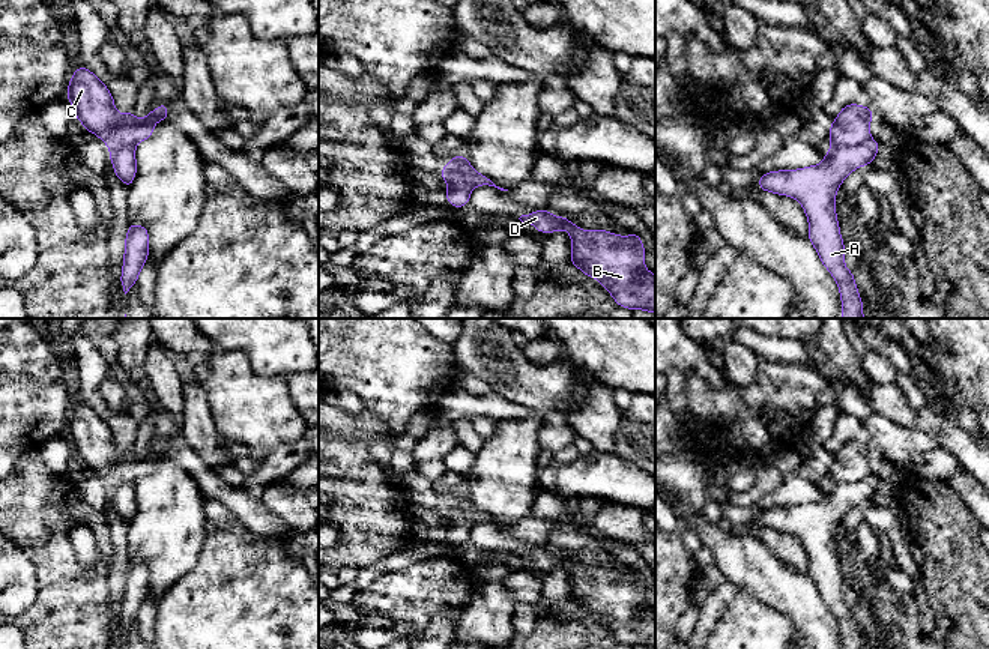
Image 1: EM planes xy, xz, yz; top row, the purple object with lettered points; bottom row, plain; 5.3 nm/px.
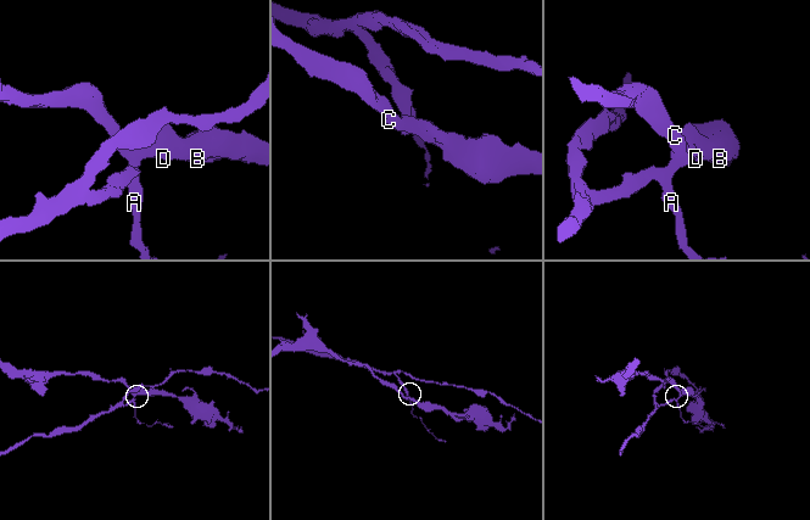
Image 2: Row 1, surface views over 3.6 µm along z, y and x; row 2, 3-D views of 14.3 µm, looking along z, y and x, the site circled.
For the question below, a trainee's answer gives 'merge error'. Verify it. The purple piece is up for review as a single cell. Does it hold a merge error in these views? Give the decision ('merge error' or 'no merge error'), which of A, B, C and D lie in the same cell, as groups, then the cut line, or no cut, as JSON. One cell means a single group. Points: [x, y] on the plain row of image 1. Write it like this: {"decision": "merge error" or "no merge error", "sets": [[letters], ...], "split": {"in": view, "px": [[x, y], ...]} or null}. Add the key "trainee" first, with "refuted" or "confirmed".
{"trainee": "confirmed", "decision": "merge error", "sets": [["A"], ["B", "C", "D"]], "split": {"in": "xz", "px": [[468, 499], [462, 499], [457, 504], [454, 520], [448, 528]]}}

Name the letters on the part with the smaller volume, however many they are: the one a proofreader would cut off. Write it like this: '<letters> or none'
A

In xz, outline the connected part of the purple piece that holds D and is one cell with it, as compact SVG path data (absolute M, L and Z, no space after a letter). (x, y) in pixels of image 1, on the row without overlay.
M547 545L522 551L519 554L523 560L531 559L540 569L553 569L567 566L571 572L571 599L577 602L582 610L597 614L603 625L606 625L619 643L634 646L645 646L655 649L655 611L645 605L646 586L640 578L640 572L616 572L612 568L592 566L583 568L570 556L553 553Z

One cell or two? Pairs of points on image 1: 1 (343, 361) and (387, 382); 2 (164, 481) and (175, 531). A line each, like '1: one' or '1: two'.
1: one
2: one

